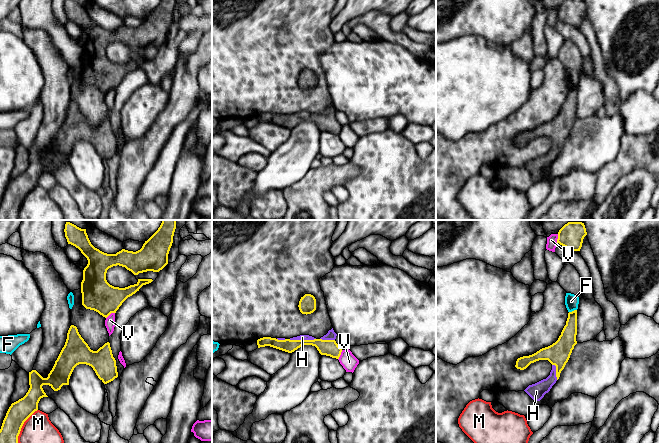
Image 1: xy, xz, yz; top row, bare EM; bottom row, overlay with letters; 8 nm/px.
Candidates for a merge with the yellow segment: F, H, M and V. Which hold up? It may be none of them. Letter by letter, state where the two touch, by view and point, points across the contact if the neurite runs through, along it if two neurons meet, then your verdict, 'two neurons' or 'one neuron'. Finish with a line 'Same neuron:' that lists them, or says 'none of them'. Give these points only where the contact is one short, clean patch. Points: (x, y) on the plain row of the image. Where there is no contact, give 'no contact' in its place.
F: contact yz (572, 87); two neurons
H: contact xz (302, 116); one neuron
M: contact xy (22, 201); border xy (37, 185), (24, 198), (18, 212), (18, 219); two neurons
V: contact xz (340, 130); two neurons
Same neuron: H

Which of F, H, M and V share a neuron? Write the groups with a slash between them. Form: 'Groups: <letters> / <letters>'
Groups: F / H / M / V

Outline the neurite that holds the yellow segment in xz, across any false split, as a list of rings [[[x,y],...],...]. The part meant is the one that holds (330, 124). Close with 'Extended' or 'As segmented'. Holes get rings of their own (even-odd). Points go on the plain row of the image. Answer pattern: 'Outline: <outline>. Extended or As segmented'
Outline: [[[333,104],[320,115],[316,115],[309,111],[300,111],[290,115],[263,113],[257,116],[258,124],[270,122],[288,129],[292,129],[301,122],[312,121],[317,124],[321,131],[330,132],[339,135],[342,125],[336,119],[337,110]]]. Extended

